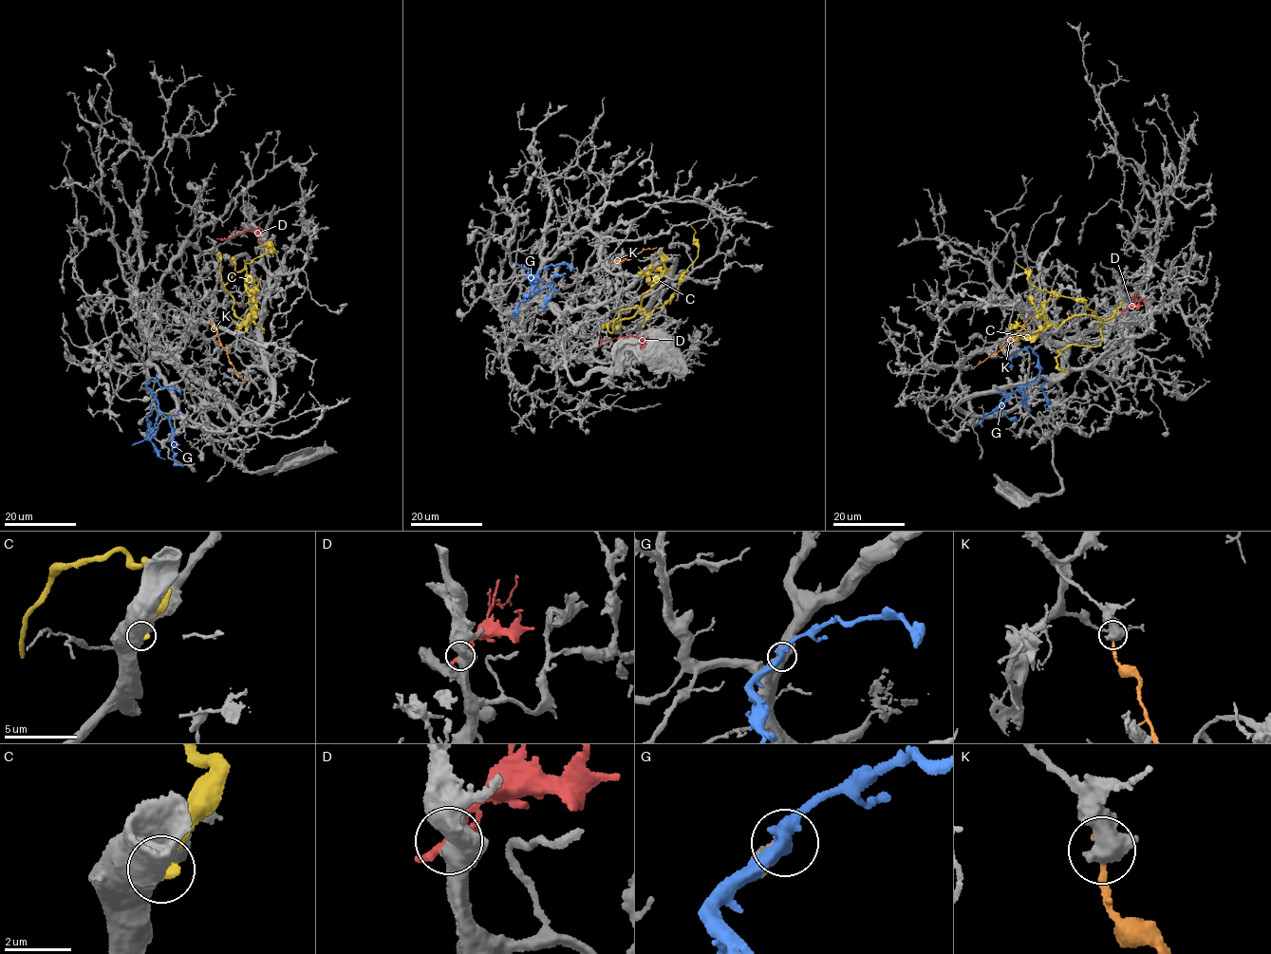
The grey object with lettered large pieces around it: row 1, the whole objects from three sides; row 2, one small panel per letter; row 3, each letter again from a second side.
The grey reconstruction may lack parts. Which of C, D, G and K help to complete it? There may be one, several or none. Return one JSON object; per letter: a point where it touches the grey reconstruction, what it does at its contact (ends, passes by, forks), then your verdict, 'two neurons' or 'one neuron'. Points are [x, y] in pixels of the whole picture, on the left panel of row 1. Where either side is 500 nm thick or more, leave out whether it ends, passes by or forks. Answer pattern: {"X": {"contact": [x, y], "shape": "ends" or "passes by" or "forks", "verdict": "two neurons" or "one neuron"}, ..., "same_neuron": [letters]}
{"C": {"contact": [262, 331], "verdict": "two neurons"}, "D": {"contact": [260, 241], "verdict": "two neurons"}, "G": {"contact": [150, 379], "shape": "passes by", "verdict": "one neuron"}, "K": {"contact": [211, 319], "verdict": "two neurons"}, "same_neuron": ["G"]}

